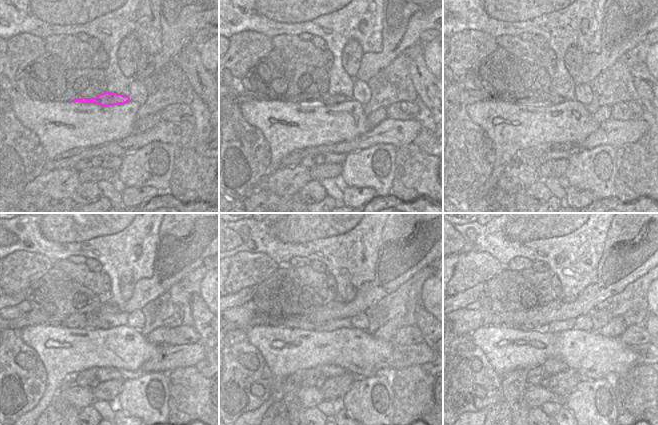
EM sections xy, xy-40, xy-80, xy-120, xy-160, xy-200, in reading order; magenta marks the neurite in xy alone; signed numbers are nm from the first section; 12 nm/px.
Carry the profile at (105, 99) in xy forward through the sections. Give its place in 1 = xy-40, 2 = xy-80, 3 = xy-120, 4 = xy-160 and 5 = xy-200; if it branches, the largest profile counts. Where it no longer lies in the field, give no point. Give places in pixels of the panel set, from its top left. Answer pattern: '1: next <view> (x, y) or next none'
1: next xy-40 (327, 99)
2: next xy-80 (526, 98)
3: next xy-120 (76, 321)
4: next xy-160 (300, 321)
5: next xy-200 (529, 327)

